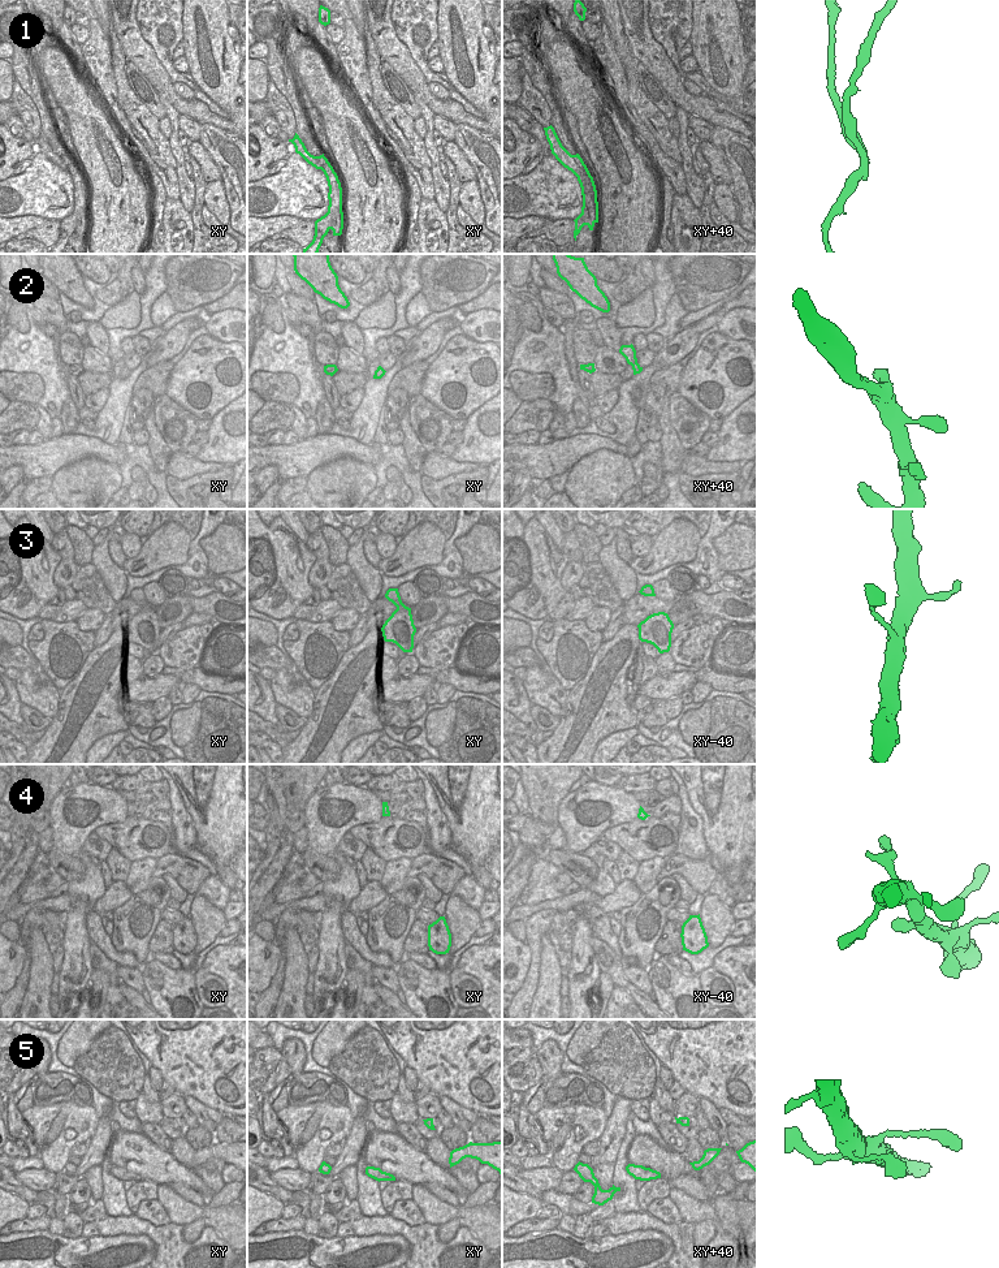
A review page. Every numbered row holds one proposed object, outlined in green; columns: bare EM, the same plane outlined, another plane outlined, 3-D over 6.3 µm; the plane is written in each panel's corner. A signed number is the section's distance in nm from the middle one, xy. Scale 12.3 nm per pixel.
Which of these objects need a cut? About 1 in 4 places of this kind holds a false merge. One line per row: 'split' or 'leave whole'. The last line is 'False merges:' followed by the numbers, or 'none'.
1: split
2: leave whole
3: leave whole
4: leave whole
5: leave whole
False merges: 1

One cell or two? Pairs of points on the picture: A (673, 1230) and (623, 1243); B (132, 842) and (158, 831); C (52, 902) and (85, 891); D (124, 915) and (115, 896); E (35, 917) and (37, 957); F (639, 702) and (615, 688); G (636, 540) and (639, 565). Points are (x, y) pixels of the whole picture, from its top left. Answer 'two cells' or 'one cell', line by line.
A: two cells
B: one cell
C: two cells
D: two cells
E: two cells
F: two cells
G: two cells

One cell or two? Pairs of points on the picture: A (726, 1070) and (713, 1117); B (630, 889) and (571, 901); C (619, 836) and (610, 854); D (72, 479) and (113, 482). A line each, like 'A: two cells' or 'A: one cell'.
A: two cells
B: one cell
C: two cells
D: one cell

